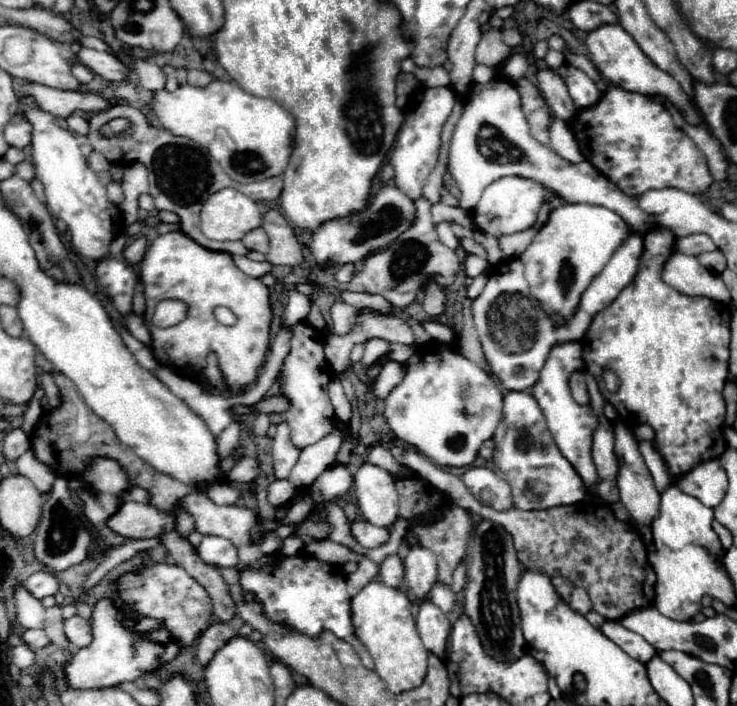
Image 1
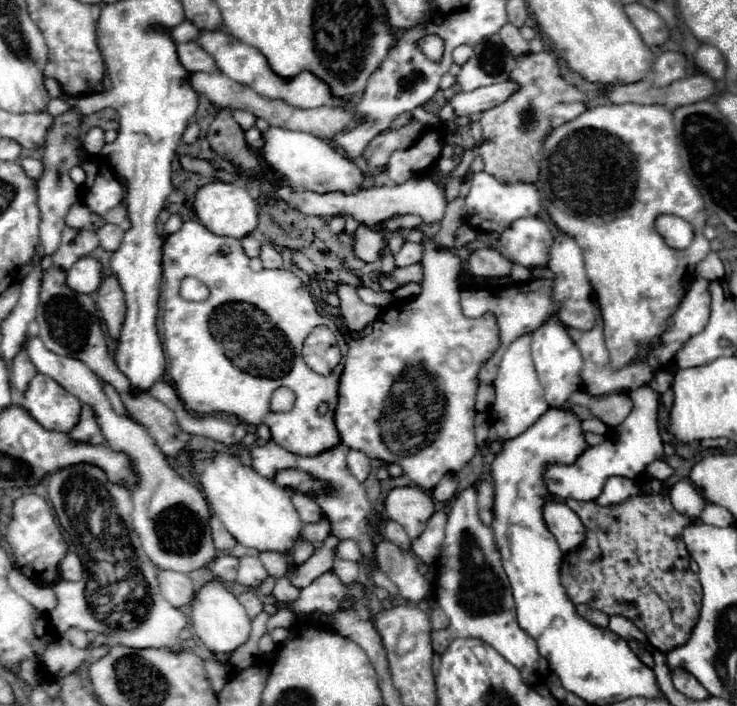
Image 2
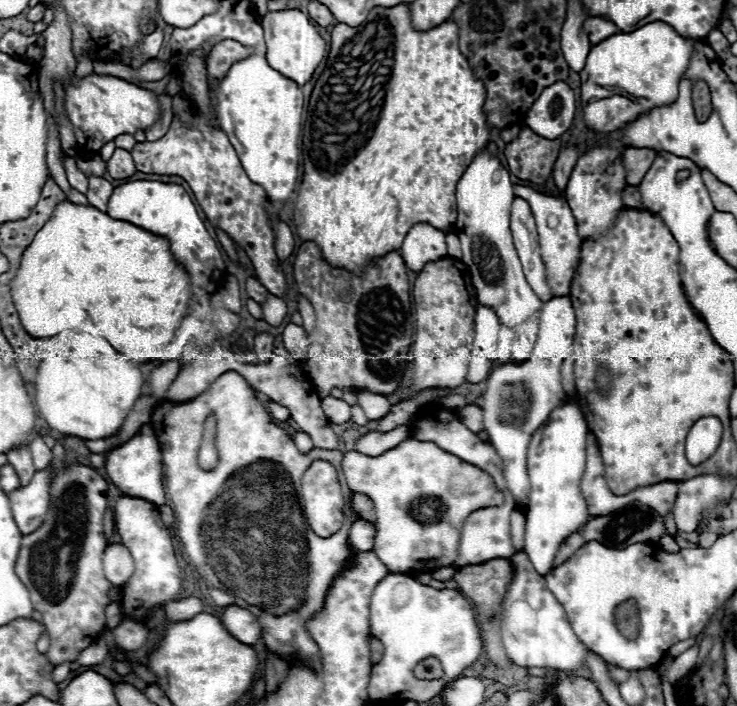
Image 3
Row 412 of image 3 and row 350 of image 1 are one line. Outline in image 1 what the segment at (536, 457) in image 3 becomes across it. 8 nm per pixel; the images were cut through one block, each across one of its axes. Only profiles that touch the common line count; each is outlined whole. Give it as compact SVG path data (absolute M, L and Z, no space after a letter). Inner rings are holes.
M564 342L564 344L554 346L548 354L546 364L540 370L540 378L536 386L532 386L532 396L536 398L540 410L544 412L548 430L552 432L556 446L570 460L570 464L580 474L584 484L590 488L592 484L598 482L596 466L592 462L592 434L596 430L596 414L592 414L590 406L580 406L568 390L570 374L582 368L584 368L584 360L582 360L580 342Z

